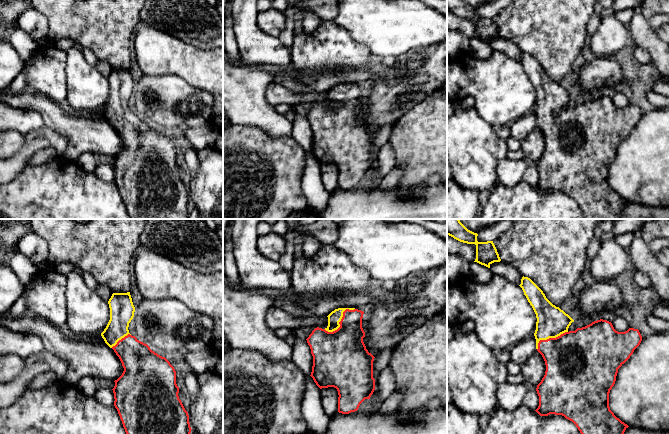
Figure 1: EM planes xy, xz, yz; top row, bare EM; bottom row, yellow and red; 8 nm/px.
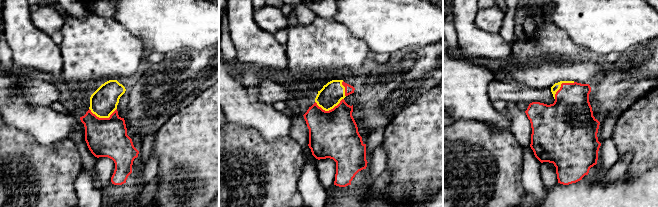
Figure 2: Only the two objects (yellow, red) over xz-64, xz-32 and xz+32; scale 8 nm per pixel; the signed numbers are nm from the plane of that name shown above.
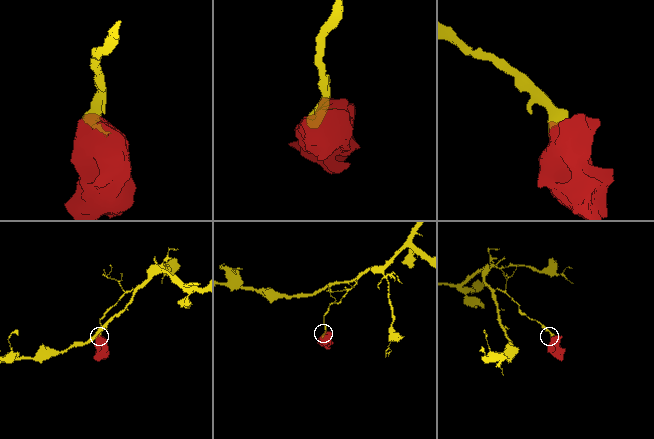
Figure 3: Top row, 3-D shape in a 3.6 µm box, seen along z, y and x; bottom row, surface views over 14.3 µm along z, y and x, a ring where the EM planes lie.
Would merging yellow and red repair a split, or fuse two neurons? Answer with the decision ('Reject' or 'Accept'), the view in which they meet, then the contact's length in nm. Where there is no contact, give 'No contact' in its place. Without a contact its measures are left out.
Accept. Touches yellow in xz. Shared border 300 nm

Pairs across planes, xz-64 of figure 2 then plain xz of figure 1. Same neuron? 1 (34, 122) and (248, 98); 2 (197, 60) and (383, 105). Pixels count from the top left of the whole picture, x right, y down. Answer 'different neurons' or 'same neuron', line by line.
1: same neuron
2: same neuron

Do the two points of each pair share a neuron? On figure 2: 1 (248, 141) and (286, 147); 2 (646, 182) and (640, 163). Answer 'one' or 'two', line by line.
1: one
2: two

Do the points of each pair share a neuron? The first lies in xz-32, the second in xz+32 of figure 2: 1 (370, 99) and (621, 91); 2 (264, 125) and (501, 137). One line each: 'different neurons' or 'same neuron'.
1: same neuron
2: different neurons

